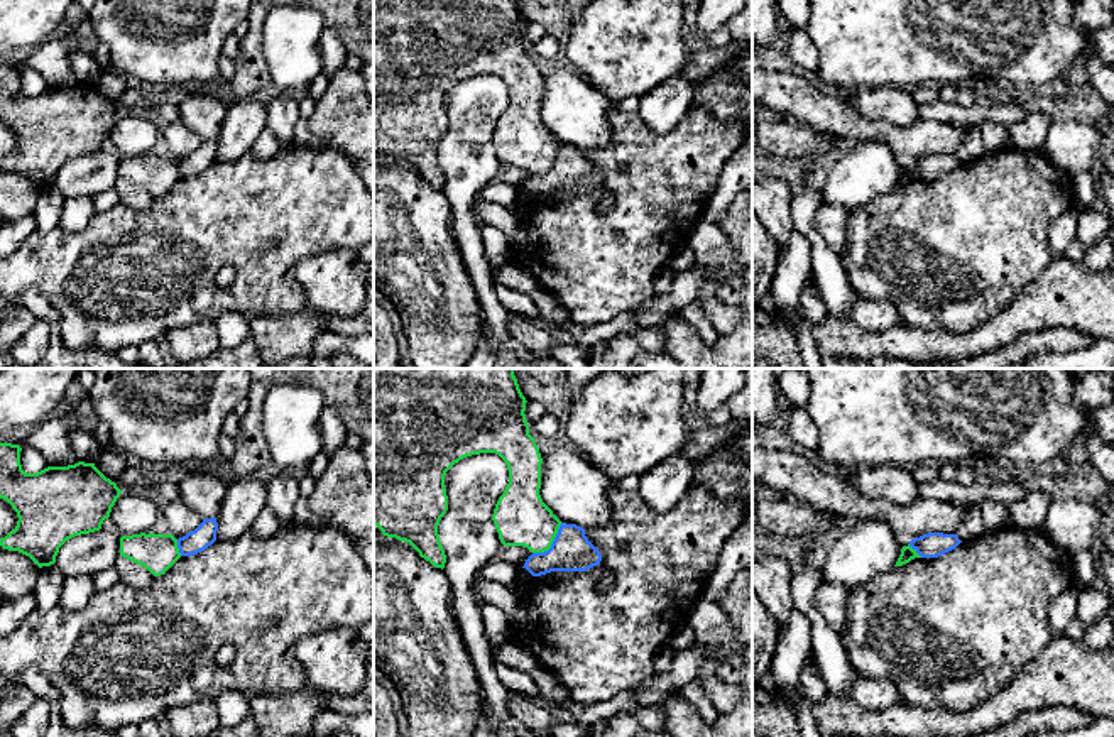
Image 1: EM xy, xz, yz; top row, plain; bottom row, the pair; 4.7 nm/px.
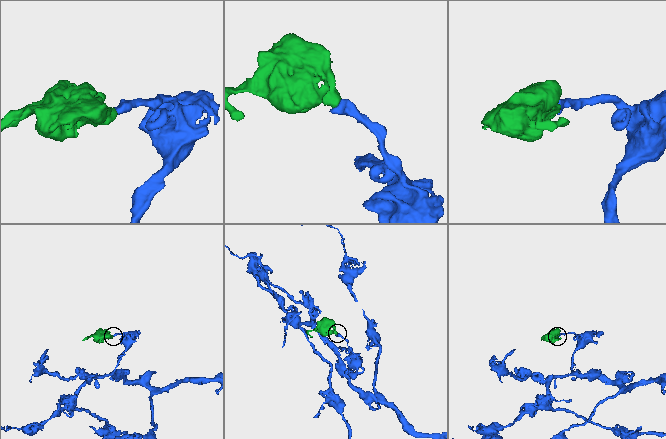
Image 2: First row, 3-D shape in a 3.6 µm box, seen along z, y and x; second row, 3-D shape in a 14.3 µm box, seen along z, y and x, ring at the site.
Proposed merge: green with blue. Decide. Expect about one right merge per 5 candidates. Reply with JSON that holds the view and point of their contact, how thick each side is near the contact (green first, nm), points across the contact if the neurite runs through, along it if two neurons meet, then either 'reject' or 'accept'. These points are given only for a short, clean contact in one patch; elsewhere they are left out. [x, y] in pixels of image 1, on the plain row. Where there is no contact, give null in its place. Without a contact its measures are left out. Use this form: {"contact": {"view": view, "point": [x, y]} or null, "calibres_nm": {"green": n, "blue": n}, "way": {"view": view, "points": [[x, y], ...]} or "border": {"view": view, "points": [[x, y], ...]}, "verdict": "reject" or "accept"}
{"contact": {"view": "xz", "point": [551, 164]}, "calibres_nm": {"green": 260, "blue": 190}, "border": {"view": "xz", "points": [[562, 144], [553, 164], [546, 171], [533, 174]]}, "verdict": "reject"}

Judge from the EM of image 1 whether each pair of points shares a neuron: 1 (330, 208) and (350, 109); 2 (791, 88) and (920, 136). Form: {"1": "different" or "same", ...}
{"1": "different", "2": "same"}

